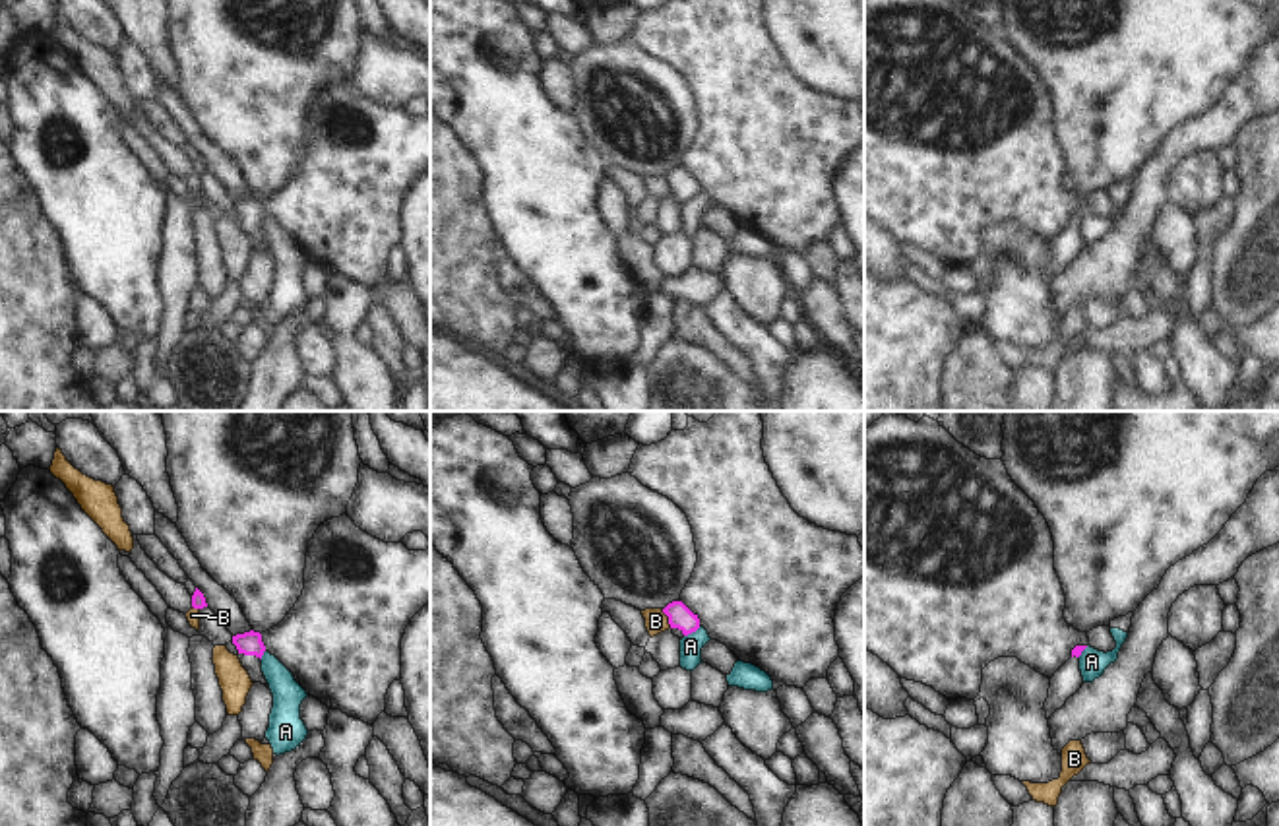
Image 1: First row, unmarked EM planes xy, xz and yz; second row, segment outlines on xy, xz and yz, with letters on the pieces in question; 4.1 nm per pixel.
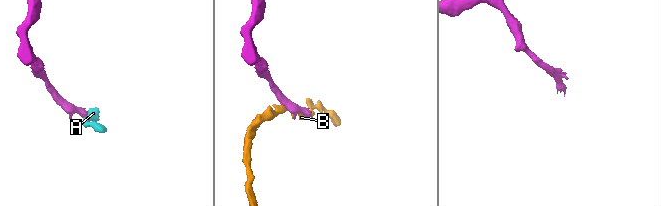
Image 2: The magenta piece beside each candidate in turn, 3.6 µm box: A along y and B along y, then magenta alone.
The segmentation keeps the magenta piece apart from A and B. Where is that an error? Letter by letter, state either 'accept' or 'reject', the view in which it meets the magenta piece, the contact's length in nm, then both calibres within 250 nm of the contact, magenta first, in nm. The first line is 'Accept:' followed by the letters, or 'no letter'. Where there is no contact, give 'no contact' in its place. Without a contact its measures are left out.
Accept: no letter
A: reject | xz | 80 nm | 100/100 nm
B: reject | xz | 90 nm | 100/100 nm

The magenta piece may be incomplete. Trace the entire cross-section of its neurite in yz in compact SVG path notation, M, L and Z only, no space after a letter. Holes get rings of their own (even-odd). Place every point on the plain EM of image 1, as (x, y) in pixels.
M1076 211L1072 223L1050 244L1048 264L1045 268L1046 285L1081 254L1083 242L1079 237L1079 221L1085 213L1087 211Z

